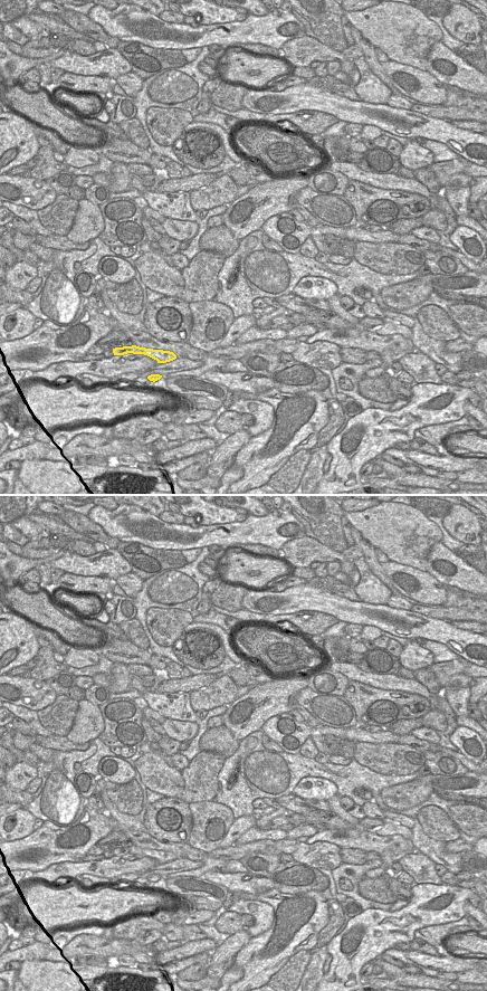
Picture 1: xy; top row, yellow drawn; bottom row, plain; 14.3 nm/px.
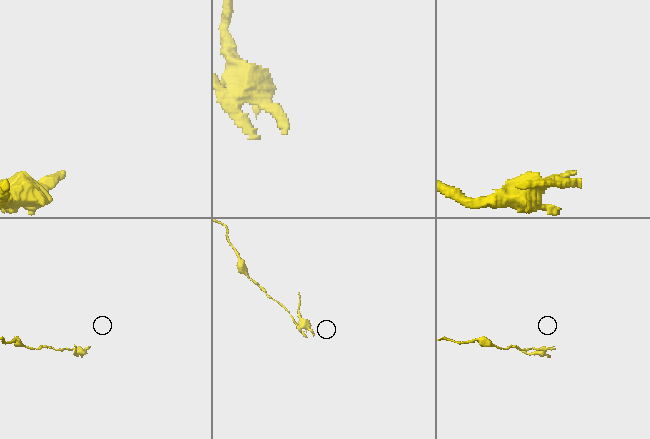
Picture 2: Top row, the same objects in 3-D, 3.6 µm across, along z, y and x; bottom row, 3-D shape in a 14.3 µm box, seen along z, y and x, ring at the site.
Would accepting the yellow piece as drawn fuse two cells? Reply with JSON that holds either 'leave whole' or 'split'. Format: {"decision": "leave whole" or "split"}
{"decision": "split"}

